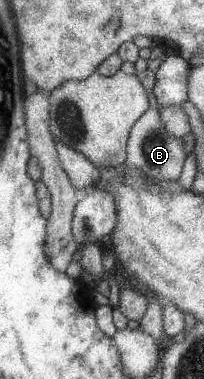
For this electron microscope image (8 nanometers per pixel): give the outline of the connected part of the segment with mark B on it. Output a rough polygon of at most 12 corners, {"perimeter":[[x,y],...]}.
{"perimeter":[[155,103],[134,126],[127,167],[177,182],[188,156]]}

